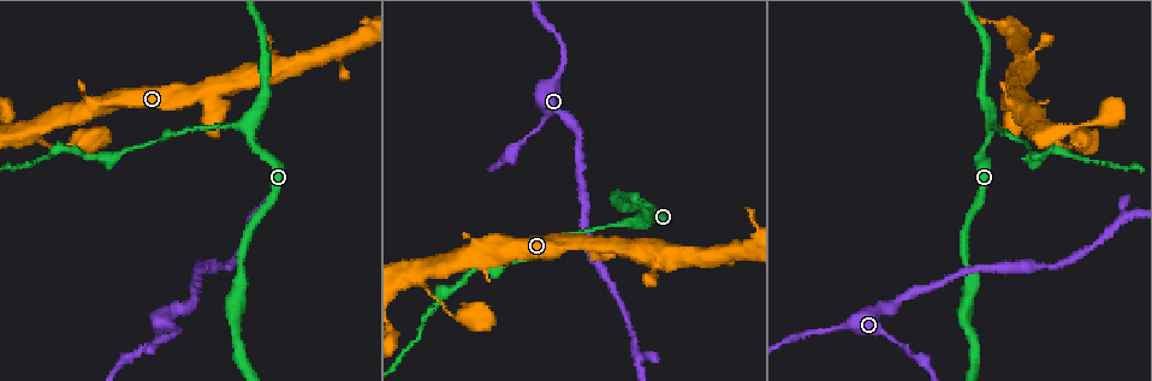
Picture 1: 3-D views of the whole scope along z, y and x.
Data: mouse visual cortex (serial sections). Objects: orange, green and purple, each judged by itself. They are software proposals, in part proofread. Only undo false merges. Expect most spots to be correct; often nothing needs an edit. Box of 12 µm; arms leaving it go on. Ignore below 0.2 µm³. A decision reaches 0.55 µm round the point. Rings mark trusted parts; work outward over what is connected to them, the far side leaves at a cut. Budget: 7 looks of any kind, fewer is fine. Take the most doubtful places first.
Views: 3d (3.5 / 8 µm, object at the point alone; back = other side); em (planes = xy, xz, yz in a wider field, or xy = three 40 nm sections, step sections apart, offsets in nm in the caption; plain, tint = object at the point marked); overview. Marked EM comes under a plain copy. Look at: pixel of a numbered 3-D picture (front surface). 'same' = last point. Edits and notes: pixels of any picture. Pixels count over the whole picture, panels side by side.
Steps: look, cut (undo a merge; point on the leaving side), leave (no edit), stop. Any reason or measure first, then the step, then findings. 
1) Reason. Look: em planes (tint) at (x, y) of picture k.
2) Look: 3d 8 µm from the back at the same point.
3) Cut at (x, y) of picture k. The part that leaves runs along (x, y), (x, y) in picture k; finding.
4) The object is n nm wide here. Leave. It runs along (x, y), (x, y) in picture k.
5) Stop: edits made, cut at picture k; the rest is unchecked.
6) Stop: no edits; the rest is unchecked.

Arms part here. Look: 3d 3.5 µm from the back at (630, 225) of picture 1.

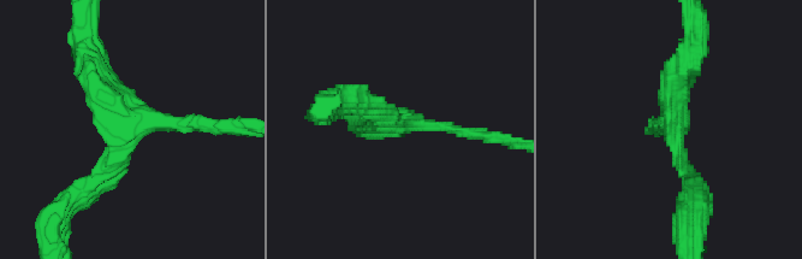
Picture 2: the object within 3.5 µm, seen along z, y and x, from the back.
3 arms meet here; the arms are 150, 250, 350 nm wide. Look: em planes (tint) at (671, 129) of picture 2.

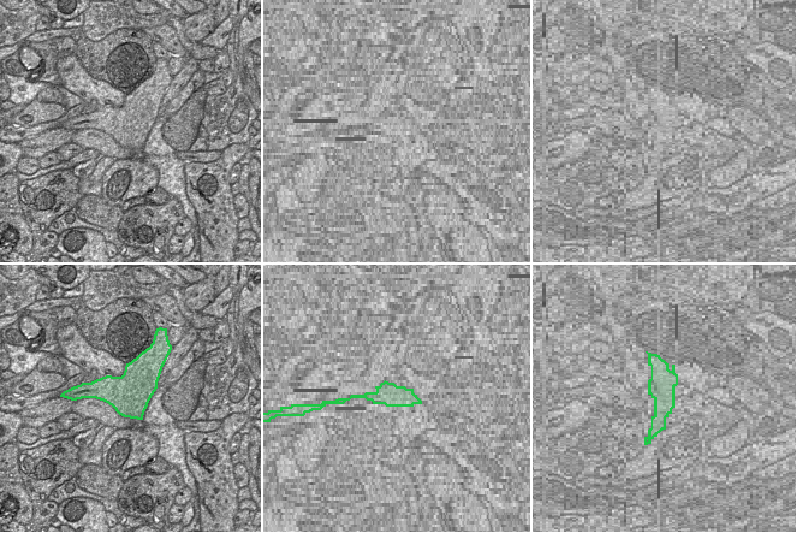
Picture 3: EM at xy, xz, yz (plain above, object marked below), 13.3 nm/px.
Look: em xy step 5 (tint) at the same point.

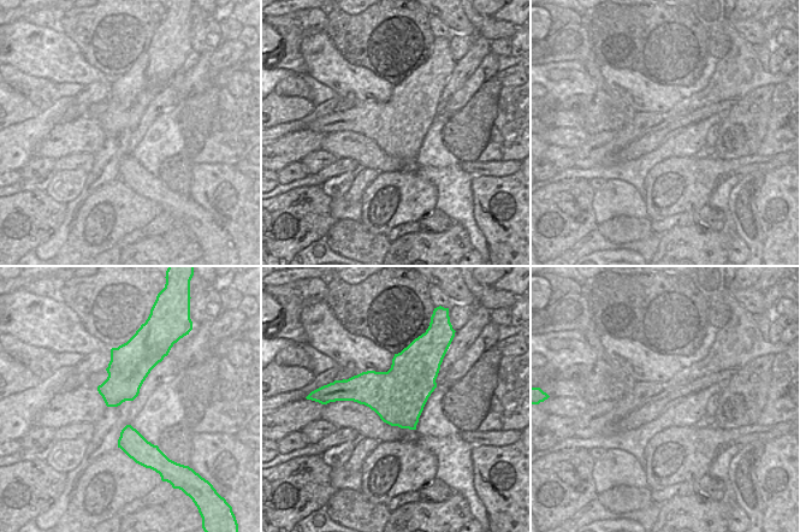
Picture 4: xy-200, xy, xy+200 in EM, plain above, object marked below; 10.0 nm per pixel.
The object is 550 nm wide here. Leave. It runs along (82, 194), (137, 119), (200, 123) in picture 2; one cell here.

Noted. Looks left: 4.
Thick turns thin. Look: 3d 3.5 µm at (35, 136) of picture 1.

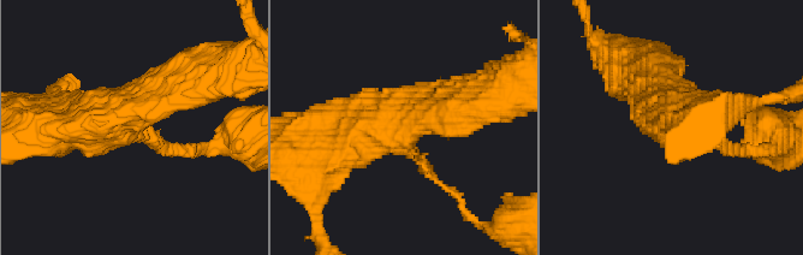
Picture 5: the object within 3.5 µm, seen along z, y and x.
Look: em xy step 1 (tint) at (401, 143) of picture 5.

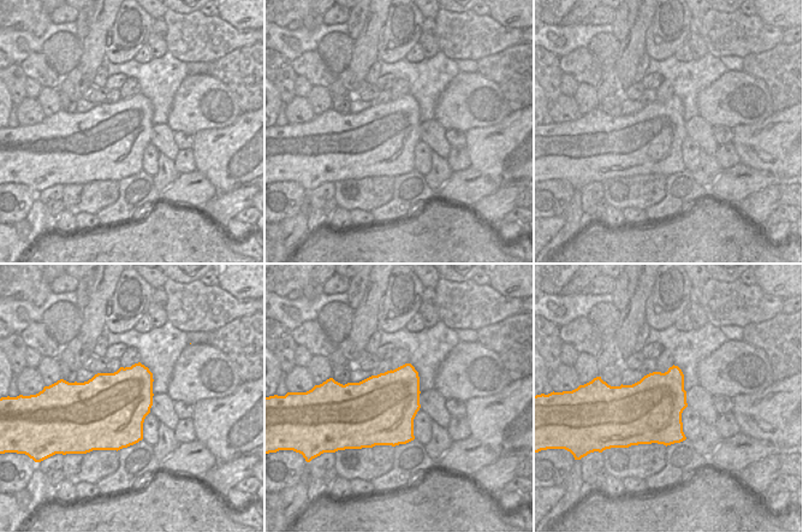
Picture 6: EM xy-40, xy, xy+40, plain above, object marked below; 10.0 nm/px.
Leave. It runs along (454, 114), (358, 132), (322, 164) in picture 5; continuous, no second cell.

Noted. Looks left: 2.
Calibre changes. Look: 3d 3.5 µm at (561, 71) of picture 1.

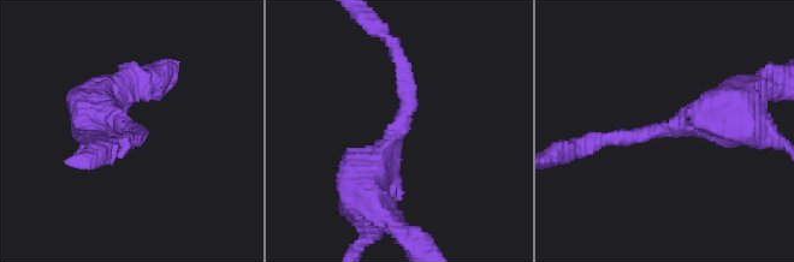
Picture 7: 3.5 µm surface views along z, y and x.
The arms are 200, 500 nm wide. Look: em xy step 5 (tint) at (666, 130) of picture 7.

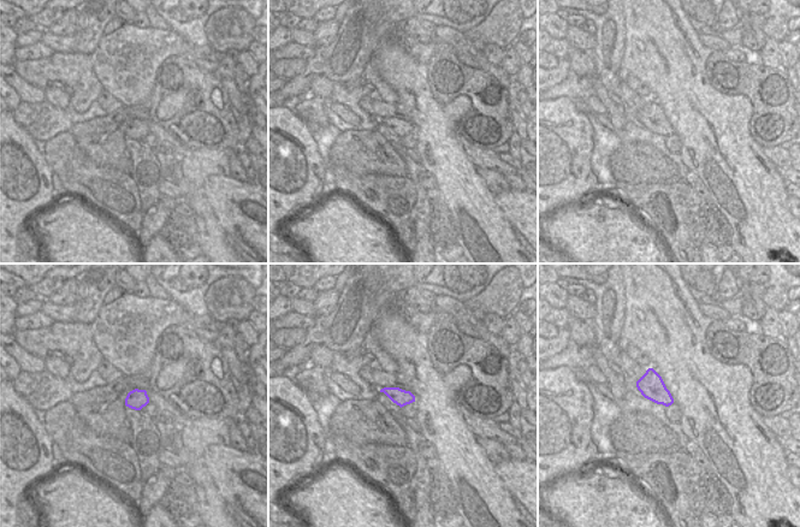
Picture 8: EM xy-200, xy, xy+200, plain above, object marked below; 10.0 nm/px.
Leave. It runs along (374, 202), (408, 107), (397, 58) in picture 7; one cell here.

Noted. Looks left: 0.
Stop: no edits; the rest is unchecked.

